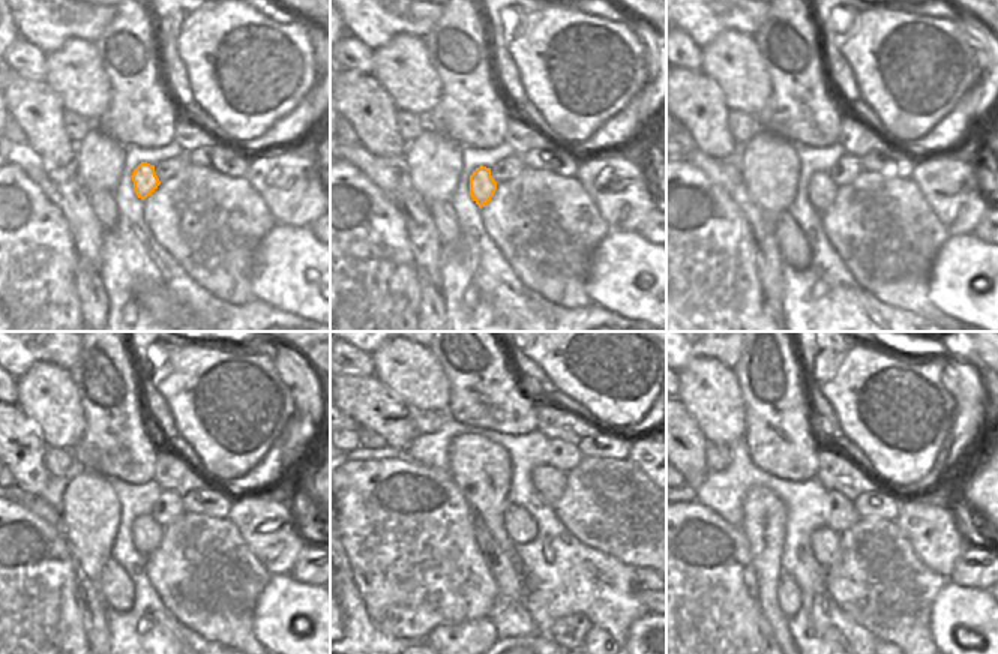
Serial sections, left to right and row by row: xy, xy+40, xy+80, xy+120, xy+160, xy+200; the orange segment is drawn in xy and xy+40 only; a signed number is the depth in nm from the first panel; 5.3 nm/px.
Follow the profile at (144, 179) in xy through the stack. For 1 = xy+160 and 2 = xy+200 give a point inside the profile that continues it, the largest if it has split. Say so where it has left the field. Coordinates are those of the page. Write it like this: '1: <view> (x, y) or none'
1: xy+160 (488, 542)
2: xy+200 (824, 542)

